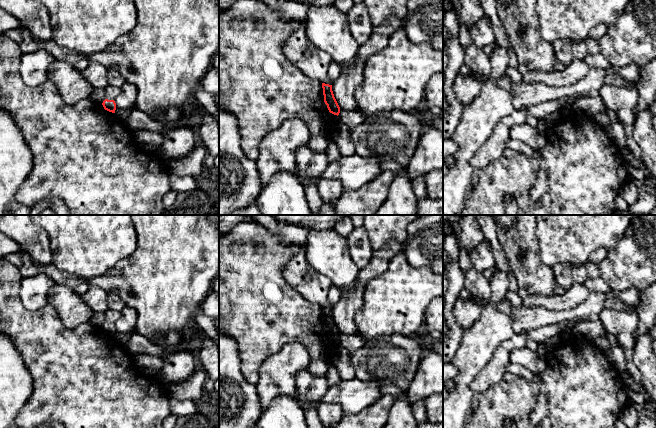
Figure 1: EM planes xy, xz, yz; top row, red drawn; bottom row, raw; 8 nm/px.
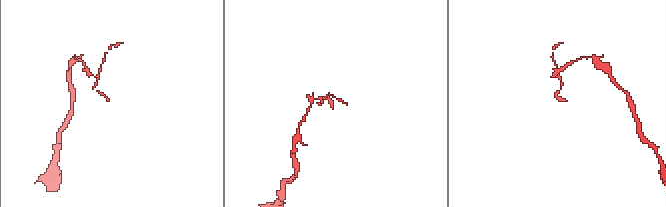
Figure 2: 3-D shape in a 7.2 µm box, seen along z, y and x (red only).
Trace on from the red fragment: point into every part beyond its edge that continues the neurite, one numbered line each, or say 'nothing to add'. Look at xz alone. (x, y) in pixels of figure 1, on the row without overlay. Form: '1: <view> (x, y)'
nothing to add

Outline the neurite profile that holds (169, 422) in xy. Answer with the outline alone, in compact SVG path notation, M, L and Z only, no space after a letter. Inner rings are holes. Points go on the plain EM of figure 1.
M169 414L164 420L163 420L163 428L174 428L176 422L177 422L178 417Z

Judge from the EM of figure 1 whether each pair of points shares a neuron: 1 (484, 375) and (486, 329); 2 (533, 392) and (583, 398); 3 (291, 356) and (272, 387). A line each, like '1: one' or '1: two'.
1: two
2: one
3: one

